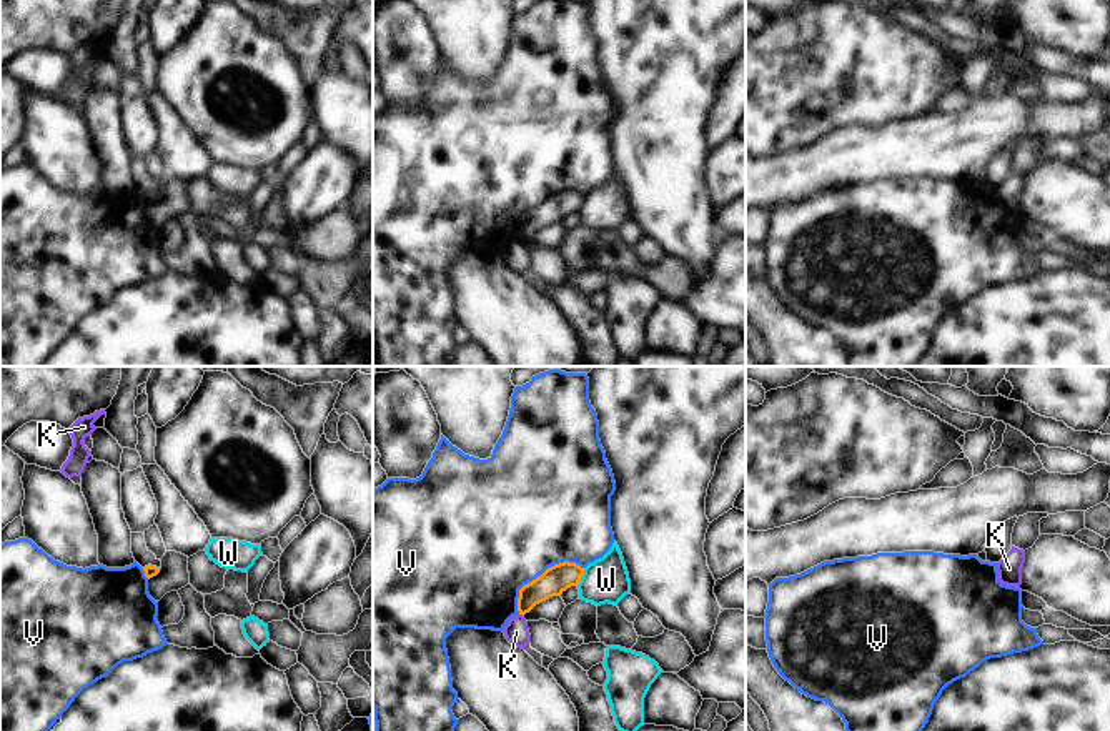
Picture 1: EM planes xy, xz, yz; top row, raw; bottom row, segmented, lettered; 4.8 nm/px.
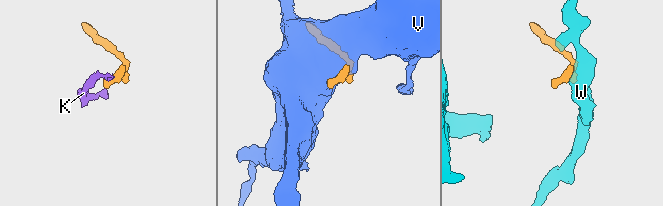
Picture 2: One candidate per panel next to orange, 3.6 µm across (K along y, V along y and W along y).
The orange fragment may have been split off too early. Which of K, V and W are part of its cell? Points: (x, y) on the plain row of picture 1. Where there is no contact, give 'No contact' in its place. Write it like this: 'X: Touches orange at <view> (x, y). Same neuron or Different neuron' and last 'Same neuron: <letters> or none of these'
K: Touches orange at xz (521, 240). Different neuron
V: Touches orange at xz (541, 202). Different neuron
W: Touches orange at xz (581, 203). Different neuron
Same neuron: none of these

